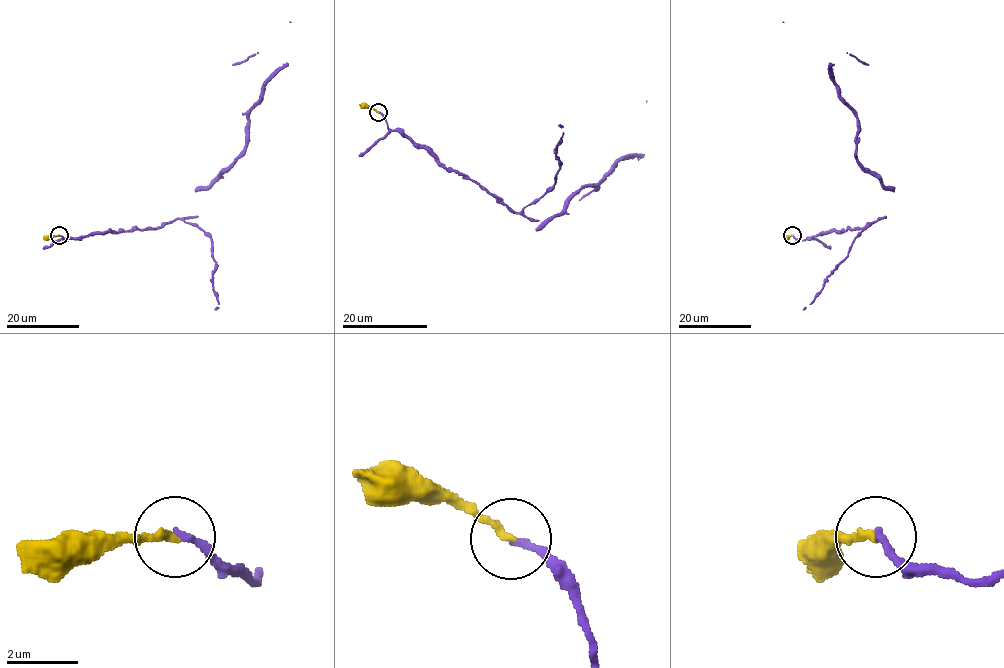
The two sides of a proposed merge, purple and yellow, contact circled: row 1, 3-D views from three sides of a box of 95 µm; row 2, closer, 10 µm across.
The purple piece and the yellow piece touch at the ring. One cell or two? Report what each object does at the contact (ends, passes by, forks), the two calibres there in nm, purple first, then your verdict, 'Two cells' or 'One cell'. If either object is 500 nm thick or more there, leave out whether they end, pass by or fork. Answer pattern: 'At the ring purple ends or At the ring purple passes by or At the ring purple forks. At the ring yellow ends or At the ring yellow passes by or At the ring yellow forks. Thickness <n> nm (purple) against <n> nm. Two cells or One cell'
At the ring purple ends. At the ring yellow ends. Thickness 200 nm (purple) against 220 nm. One cell

